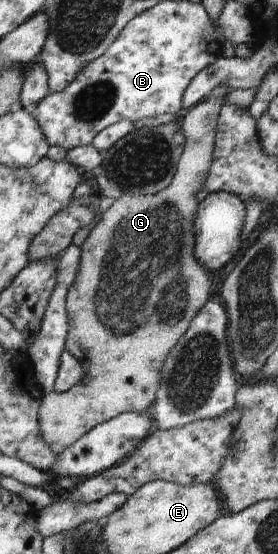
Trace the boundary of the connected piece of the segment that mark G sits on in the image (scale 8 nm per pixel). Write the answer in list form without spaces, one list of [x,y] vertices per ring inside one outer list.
[[[217,86],[203,102],[192,106],[183,117],[182,130],[186,139],[171,184],[154,195],[119,197],[80,246],[79,270],[65,302],[69,326],[65,350],[79,360],[83,378],[67,392],[53,390],[44,394],[38,410],[41,436],[57,455],[98,424],[123,413],[150,411],[159,390],[161,367],[167,354],[187,332],[192,318],[215,296],[211,273],[203,268],[203,264],[193,254],[193,224],[198,206],[195,194],[203,190],[213,162],[217,121],[229,91],[227,86]]]

